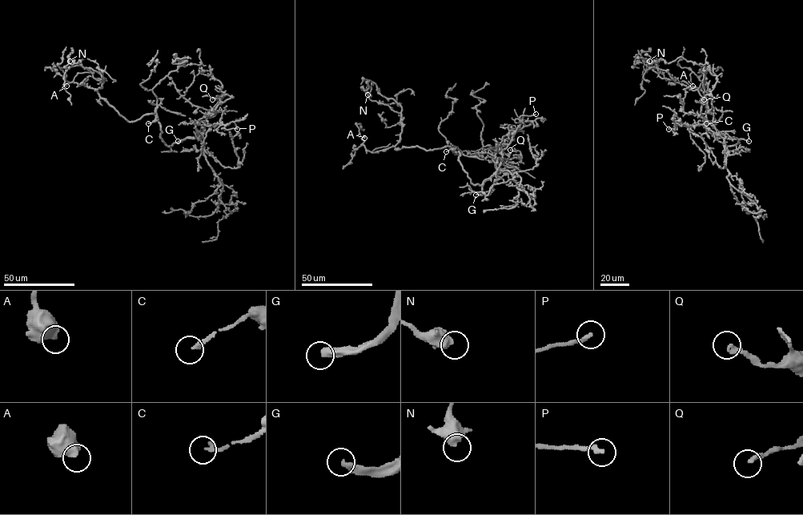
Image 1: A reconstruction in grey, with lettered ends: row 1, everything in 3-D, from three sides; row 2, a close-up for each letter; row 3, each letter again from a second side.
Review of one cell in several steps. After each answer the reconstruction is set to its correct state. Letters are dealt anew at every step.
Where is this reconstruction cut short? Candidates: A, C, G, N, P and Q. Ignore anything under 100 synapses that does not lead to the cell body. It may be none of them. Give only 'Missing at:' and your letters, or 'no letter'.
Missing at: G

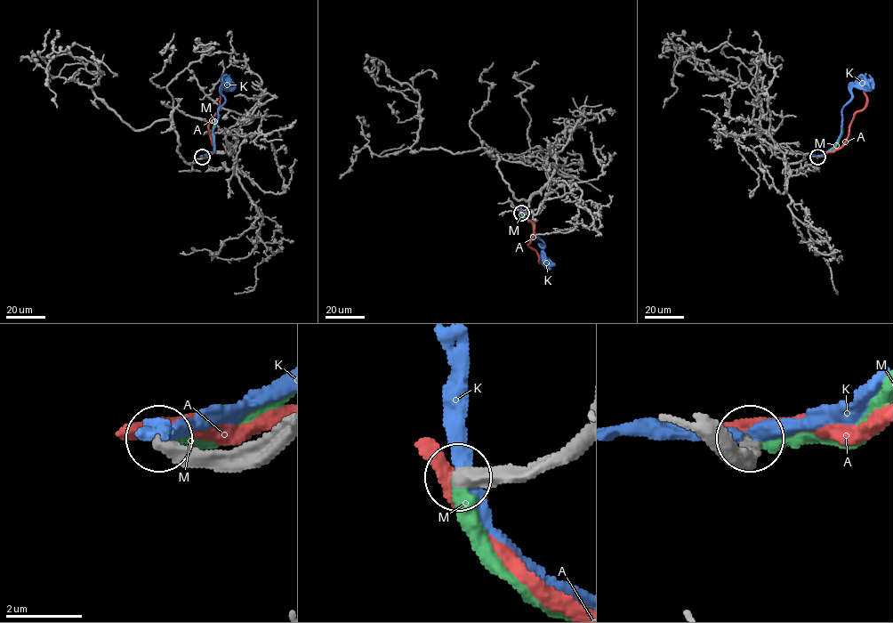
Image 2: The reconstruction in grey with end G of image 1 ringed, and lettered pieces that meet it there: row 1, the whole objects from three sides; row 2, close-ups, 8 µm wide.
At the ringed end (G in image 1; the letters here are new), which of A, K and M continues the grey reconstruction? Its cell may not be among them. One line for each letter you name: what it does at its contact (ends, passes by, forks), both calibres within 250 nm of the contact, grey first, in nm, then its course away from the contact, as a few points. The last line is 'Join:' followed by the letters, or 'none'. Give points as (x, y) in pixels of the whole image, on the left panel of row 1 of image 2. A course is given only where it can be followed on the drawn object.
M: It ends there. Thickness 440 nm (grey) against 480 nm. Its course: (202, 157), (213, 151), (214, 119)
Join: M

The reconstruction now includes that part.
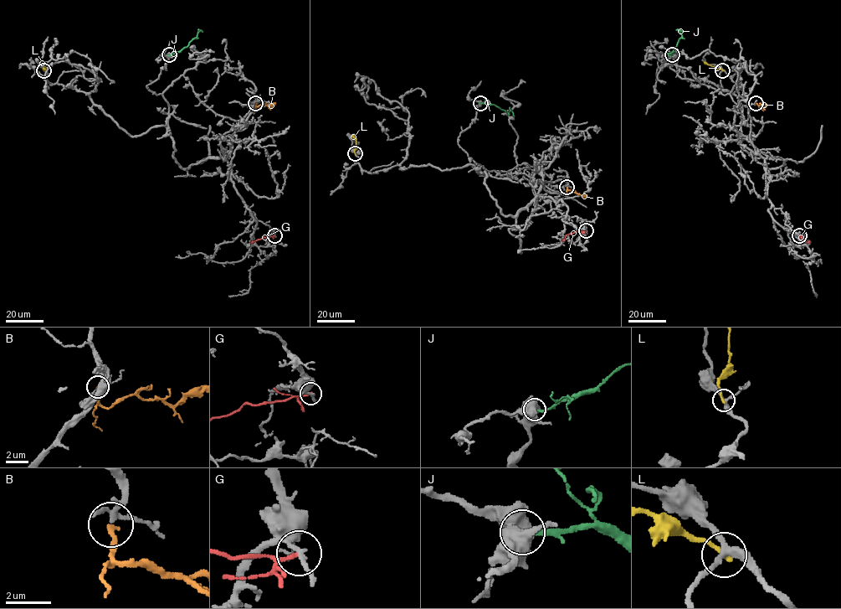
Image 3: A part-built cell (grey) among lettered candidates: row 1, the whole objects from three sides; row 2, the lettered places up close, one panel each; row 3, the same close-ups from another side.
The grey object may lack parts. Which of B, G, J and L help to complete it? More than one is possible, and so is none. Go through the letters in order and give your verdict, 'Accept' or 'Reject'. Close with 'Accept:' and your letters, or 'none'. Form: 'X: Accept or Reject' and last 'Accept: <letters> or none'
B: Accept
G: Reject
J: Reject
L: Reject
Accept: B

